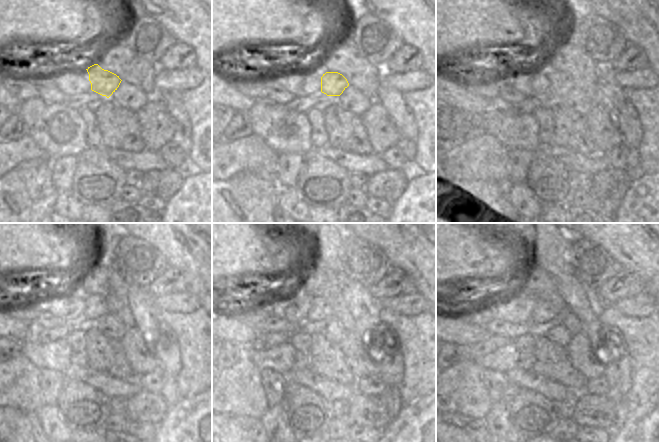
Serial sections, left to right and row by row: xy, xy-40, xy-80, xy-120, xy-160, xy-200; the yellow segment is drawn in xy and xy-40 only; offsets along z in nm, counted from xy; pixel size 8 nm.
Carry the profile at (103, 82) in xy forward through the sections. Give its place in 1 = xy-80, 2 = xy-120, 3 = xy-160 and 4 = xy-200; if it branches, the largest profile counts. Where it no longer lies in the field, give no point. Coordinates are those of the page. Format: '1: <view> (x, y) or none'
1: xy-80 (560, 83)
2: xy-120 (95, 305)
3: xy-160 (320, 309)
4: xy-200 (543, 311)

